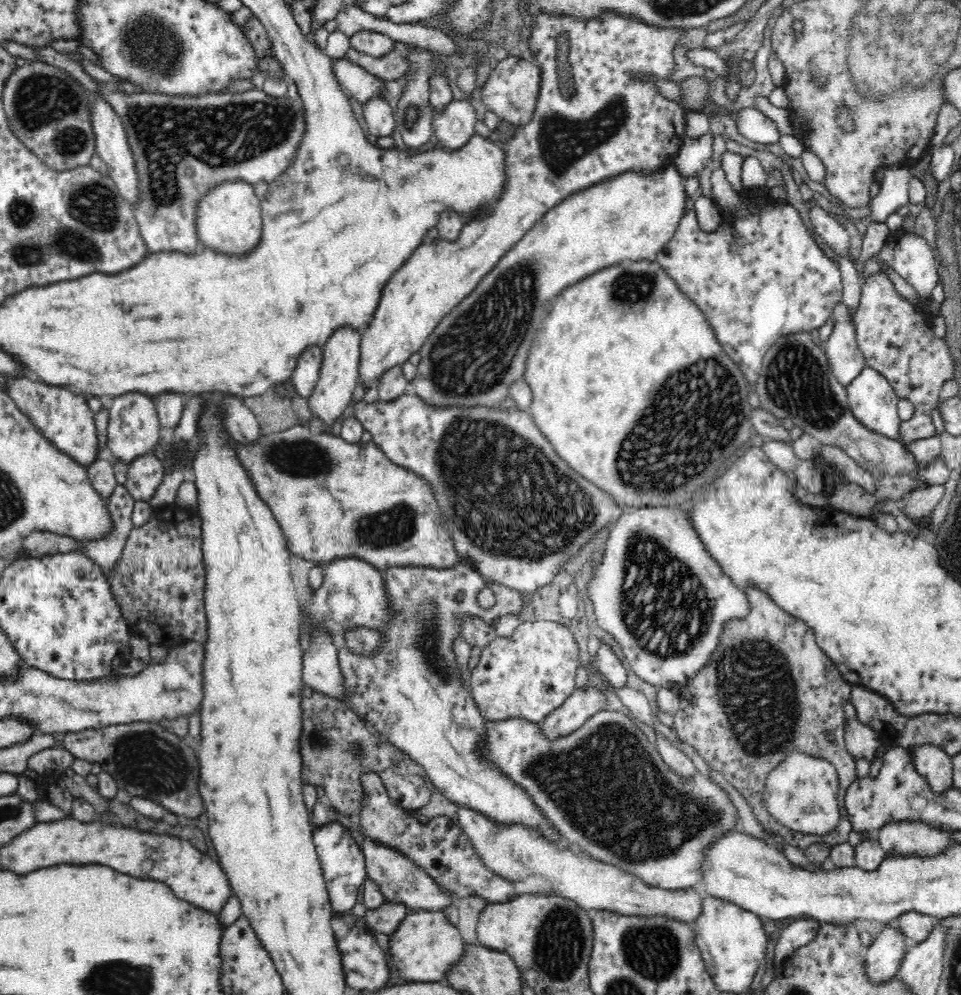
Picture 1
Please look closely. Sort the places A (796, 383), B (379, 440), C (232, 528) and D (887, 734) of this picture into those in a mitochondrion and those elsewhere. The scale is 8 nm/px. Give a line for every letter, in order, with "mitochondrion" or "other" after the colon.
A: mitochondrion
B: other
C: other
D: other

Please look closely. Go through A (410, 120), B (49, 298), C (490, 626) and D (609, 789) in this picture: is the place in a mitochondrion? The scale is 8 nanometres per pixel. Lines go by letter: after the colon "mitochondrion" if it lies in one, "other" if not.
A: mitochondrion
B: other
C: other
D: mitochondrion

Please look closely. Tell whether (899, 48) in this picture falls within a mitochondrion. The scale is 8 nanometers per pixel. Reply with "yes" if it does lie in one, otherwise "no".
yes

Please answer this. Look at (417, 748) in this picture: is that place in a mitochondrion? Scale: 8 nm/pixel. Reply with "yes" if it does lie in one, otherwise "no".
no

